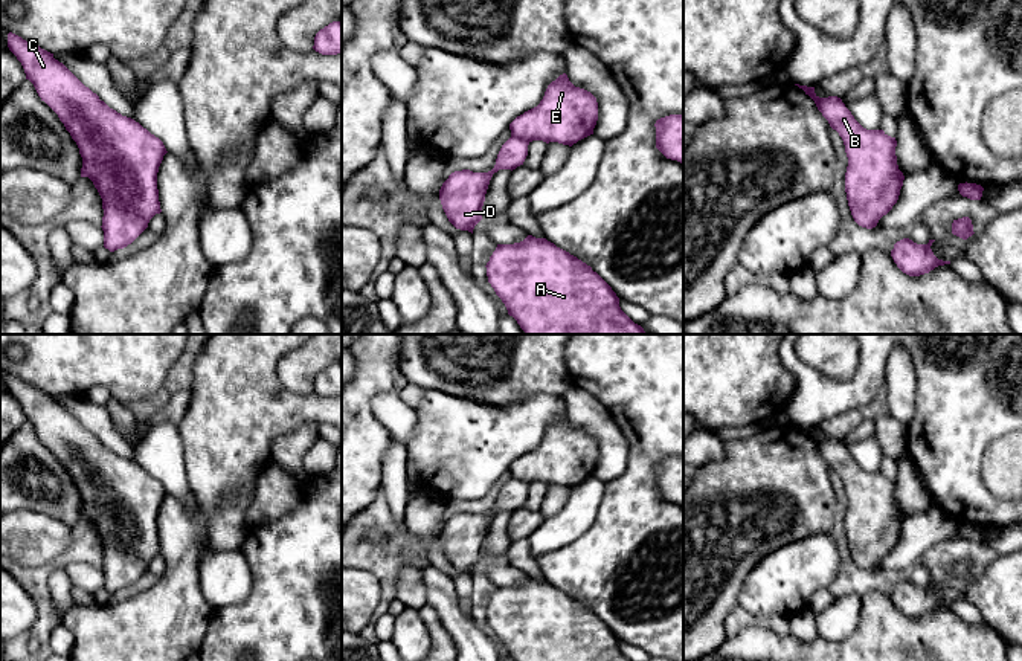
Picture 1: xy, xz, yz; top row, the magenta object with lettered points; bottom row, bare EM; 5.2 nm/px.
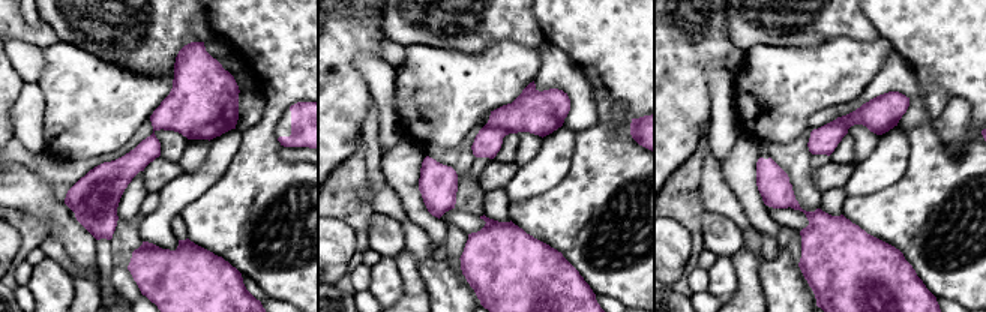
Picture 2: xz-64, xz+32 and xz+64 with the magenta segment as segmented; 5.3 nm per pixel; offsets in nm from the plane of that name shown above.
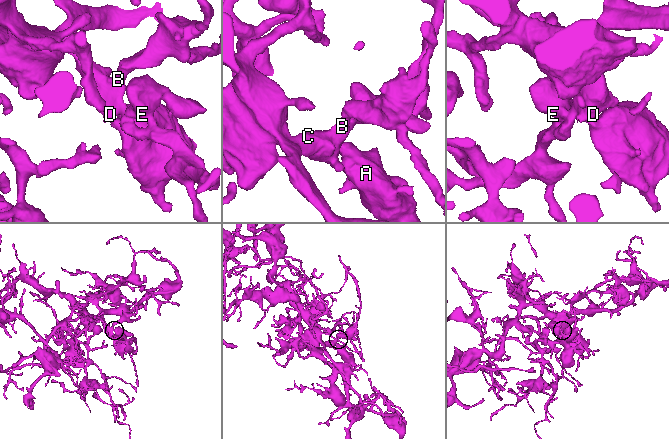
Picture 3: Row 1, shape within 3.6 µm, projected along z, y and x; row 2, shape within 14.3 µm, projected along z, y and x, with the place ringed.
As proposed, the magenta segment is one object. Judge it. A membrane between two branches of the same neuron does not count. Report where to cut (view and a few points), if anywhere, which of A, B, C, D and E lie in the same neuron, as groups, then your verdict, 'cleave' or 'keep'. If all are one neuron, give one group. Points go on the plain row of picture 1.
cut none; groups A B C D E; keep

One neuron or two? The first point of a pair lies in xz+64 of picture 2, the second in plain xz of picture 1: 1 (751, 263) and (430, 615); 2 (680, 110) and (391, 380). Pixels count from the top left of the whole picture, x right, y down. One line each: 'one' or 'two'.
1: one
2: one

